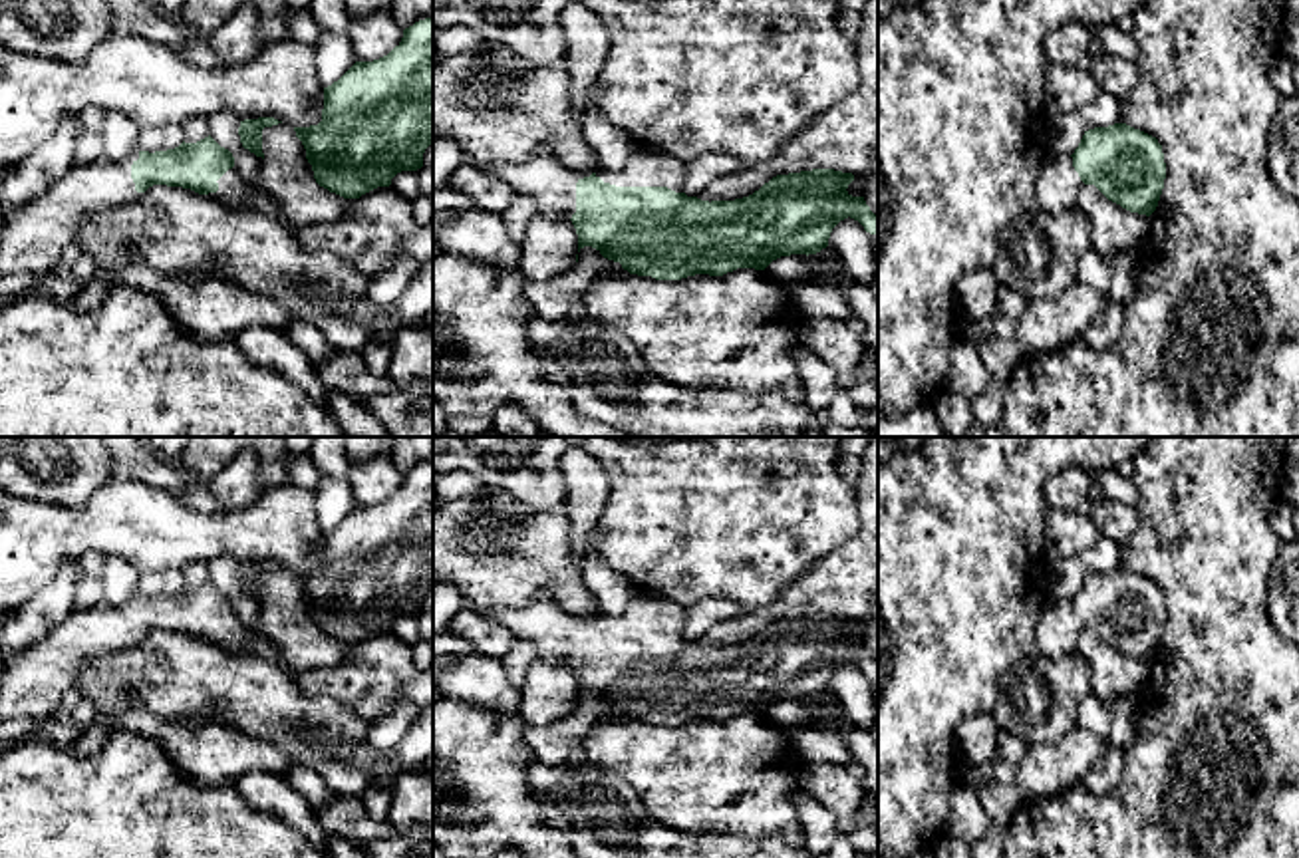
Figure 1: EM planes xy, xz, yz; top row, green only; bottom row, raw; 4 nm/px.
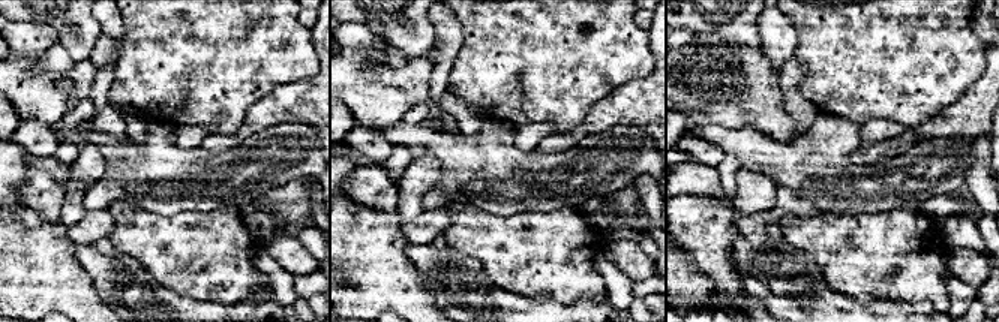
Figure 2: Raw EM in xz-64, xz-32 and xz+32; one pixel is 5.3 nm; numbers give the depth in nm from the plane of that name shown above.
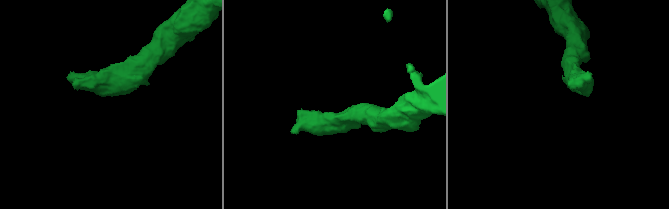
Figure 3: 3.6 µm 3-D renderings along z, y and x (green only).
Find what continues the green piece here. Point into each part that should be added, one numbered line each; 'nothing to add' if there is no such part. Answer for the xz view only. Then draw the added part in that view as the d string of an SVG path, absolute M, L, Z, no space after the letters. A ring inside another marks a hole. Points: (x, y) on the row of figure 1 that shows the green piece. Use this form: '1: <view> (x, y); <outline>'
1: xz (648, 167); M638 147L622 171L600 169L596 177L616 187L667 187L683 193L685 161L659 149Z

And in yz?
1: yz (1057, 187); M1045 155L1037 179L1037 209L1057 213L1077 207L1079 191L1084 187L1073 167L1073 157Z

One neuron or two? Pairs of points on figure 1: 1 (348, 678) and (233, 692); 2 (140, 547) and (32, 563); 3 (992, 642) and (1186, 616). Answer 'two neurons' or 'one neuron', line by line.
1: two neurons
2: one neuron
3: two neurons

